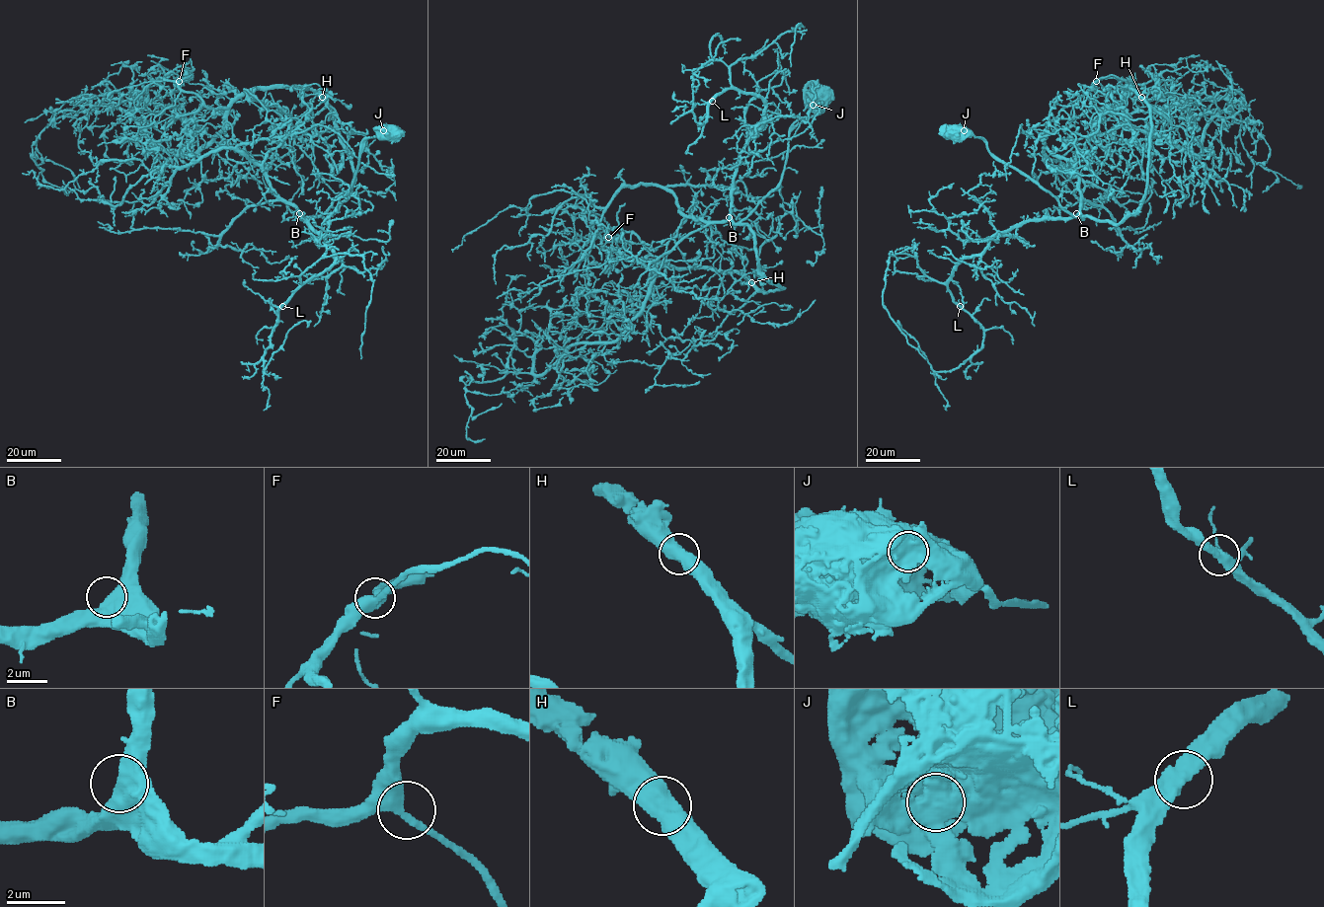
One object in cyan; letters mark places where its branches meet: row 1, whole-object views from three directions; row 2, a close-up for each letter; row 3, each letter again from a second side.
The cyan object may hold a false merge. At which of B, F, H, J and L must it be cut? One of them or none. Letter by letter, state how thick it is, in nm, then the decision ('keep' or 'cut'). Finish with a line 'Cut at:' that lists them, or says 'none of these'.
B: calibre 700 nm; keep
F: calibre 380 nm; keep
H: calibre 700 nm; keep
J: calibre 1200 nm; keep
L: calibre 500 nm; keep
Cut at: none of these

